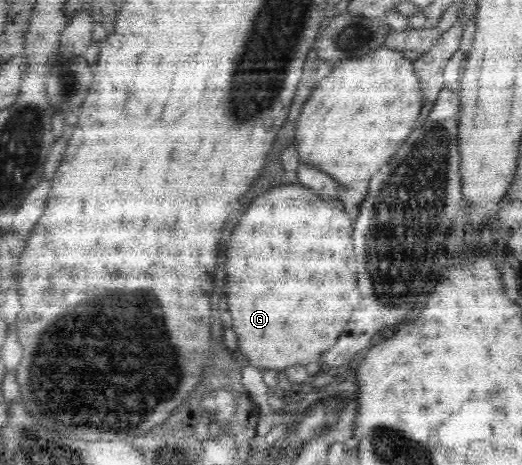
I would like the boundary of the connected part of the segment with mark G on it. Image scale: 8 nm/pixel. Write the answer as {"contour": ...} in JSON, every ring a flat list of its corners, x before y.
{"contour":[[289,184,289,186,283,186,281,188,275,187,269,189,267,194,262,194,249,206,249,210,243,214,243,218,239,220,237,228,233,230,231,234,231,242,229,242,229,248,227,248,227,276,231,282,225,284,227,288,227,300,229,300,229,310,231,310,231,316,233,316,233,328,237,332,237,338,239,338,239,350,245,354,245,358,251,362,250,365,254,367,261,366,262,370,283,370,285,368,297,366,306,366,309,362,315,363,315,360,327,352,335,342,337,338,343,334,347,322,349,322,349,316,351,316,351,310,349,306,345,308,345,298,347,298,347,292,353,290,357,286,357,272,355,272,355,256,353,256,353,224,351,224,351,218,347,216,343,204,339,200,323,200,318,194,315,194,310,188,305,186,299,186,295,184]]}

